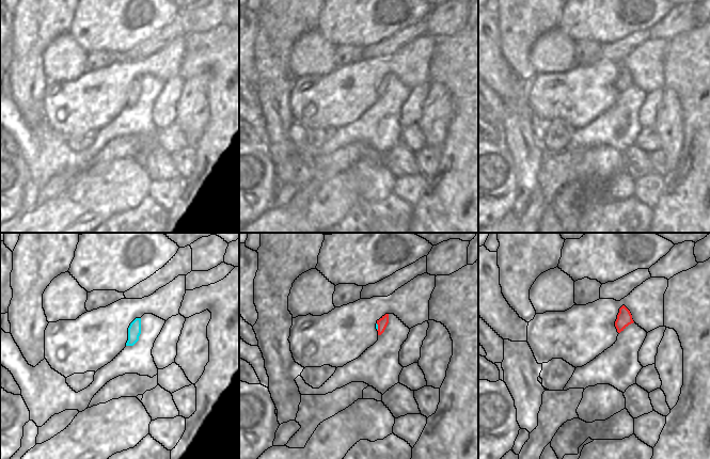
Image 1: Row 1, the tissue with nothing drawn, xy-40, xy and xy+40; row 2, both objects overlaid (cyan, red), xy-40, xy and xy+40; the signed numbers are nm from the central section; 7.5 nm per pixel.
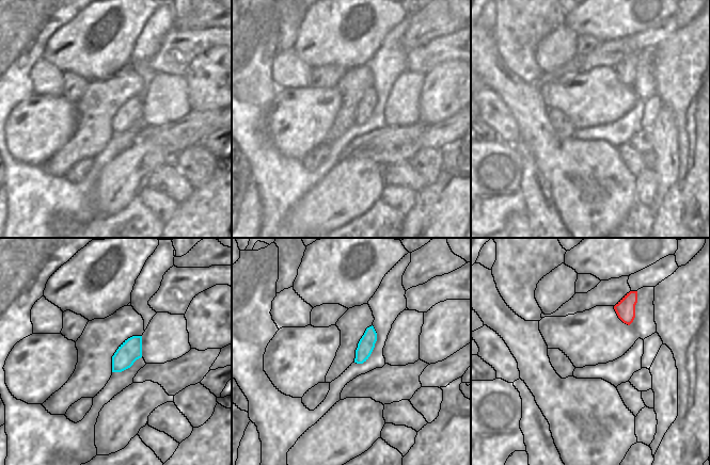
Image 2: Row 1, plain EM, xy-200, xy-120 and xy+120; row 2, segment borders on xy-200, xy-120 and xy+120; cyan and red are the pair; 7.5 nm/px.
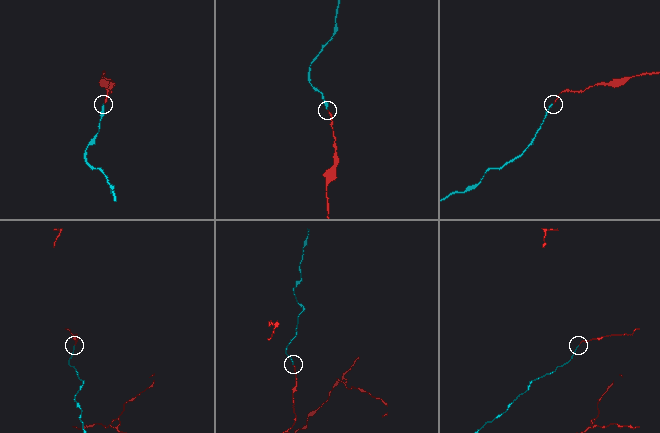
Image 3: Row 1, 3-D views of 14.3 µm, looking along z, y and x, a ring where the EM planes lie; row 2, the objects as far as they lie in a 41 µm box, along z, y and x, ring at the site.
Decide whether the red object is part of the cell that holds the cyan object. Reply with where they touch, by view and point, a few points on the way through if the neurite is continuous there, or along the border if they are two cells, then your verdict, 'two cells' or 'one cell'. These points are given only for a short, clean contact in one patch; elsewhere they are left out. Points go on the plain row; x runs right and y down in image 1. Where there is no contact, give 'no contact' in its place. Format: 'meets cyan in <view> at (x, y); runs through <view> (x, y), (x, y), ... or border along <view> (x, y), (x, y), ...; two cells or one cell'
meets cyan in xy at (377, 88); runs through xy (376, 84), (377, 88), (382, 83); one cell

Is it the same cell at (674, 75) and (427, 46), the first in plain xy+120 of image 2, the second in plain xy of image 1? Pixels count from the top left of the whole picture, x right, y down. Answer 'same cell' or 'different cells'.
different cells

